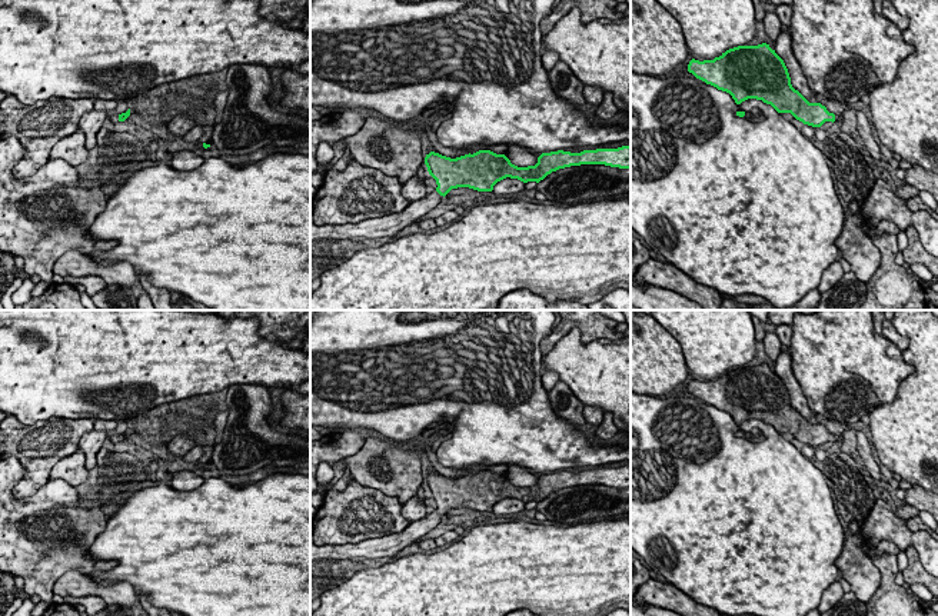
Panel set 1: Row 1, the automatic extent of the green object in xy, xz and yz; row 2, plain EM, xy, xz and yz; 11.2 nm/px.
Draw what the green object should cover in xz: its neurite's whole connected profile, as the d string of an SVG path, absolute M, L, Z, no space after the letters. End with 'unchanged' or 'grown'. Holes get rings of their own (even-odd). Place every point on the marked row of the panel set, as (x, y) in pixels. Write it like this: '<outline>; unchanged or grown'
M631 146L583 150L581 153L563 150L542 153L538 157L538 163L528 167L518 167L505 154L496 154L490 150L479 150L456 159L430 151L425 157L425 164L429 174L436 180L438 187L423 199L409 203L400 213L367 219L356 224L316 226L310 200L310 242L316 239L393 237L403 227L435 209L452 189L458 187L492 192L493 186L506 177L518 179L523 183L539 183L552 172L581 164L631 169Z; grown

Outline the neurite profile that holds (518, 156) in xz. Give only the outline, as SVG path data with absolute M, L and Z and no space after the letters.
M508 144L506 157L518 167L535 166L538 163L538 157L533 153L526 151L515 144Z

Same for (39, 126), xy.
M9 94L0 101L0 137L14 136L26 153L13 167L16 179L34 174L50 160L53 146L76 133L82 116L92 111L94 100L50 97L23 104Z

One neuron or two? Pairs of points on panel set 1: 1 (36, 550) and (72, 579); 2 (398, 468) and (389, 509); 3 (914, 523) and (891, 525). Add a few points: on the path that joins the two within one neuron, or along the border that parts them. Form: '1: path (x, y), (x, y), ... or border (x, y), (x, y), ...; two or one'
1: border (87, 575), (66, 570), (52, 592); two
2: border (361, 485), (395, 496), (402, 505); two
3: border (904, 520), (911, 530), (922, 530); two

